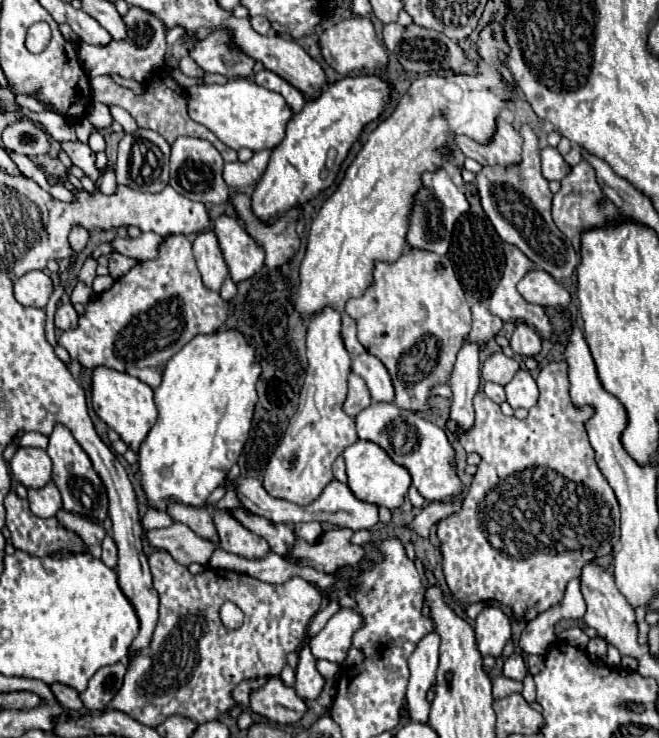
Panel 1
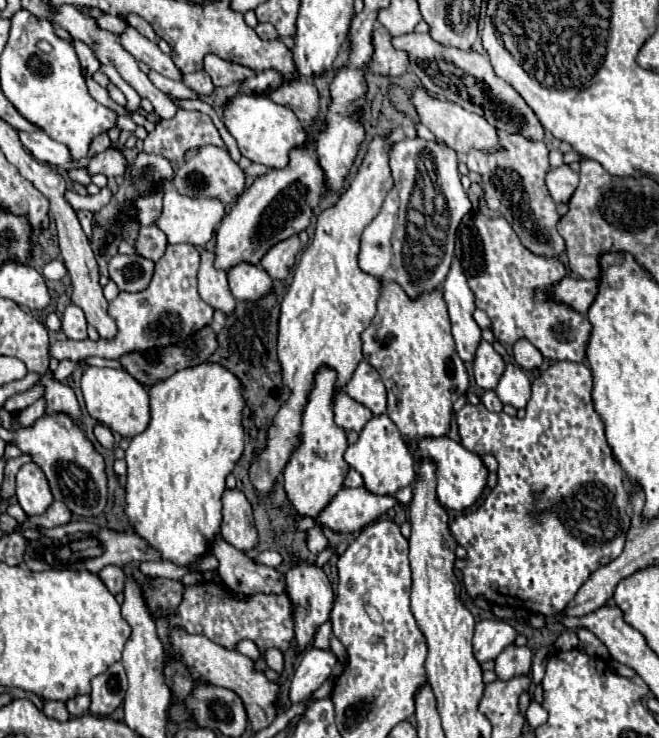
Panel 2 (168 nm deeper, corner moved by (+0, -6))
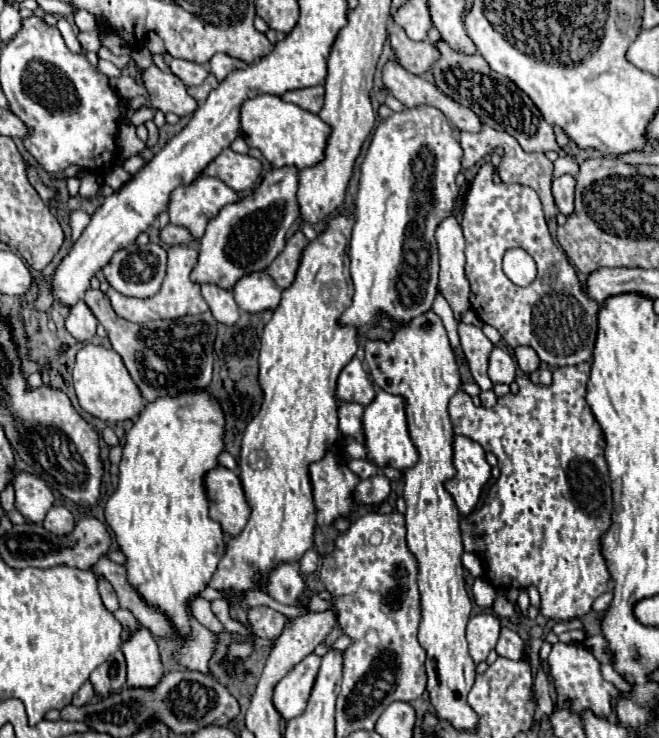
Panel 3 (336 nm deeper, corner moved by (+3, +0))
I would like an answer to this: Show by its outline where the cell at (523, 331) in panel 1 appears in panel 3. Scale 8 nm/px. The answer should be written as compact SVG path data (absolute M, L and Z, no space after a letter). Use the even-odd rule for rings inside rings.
M520 346L520 348L516 348L514 356L516 356L516 362L518 362L518 368L520 368L524 374L532 374L532 372L538 370L538 366L540 366L540 358L536 356L536 352L534 352L532 348Z

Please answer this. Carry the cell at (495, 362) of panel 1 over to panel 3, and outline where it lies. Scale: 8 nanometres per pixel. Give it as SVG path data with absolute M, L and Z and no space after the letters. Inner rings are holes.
M458 324L458 336L460 336L460 346L462 352L470 364L470 372L474 382L482 390L490 390L492 382L488 378L488 352L494 348L492 342L484 336L484 332L478 326L472 324Z

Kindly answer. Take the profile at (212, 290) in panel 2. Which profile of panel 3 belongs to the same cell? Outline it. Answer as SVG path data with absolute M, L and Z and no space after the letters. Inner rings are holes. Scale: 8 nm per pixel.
M202 284L202 296L210 306L210 312L216 318L216 322L226 326L236 324L236 320L240 318L240 308L232 292L224 292L222 288L216 288L212 284Z

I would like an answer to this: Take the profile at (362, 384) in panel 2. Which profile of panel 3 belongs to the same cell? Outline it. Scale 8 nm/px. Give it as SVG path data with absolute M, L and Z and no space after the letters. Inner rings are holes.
M352 358L340 372L336 382L336 398L340 402L358 402L362 406L368 406L376 396L374 384L368 378L368 372L364 370L360 358Z

